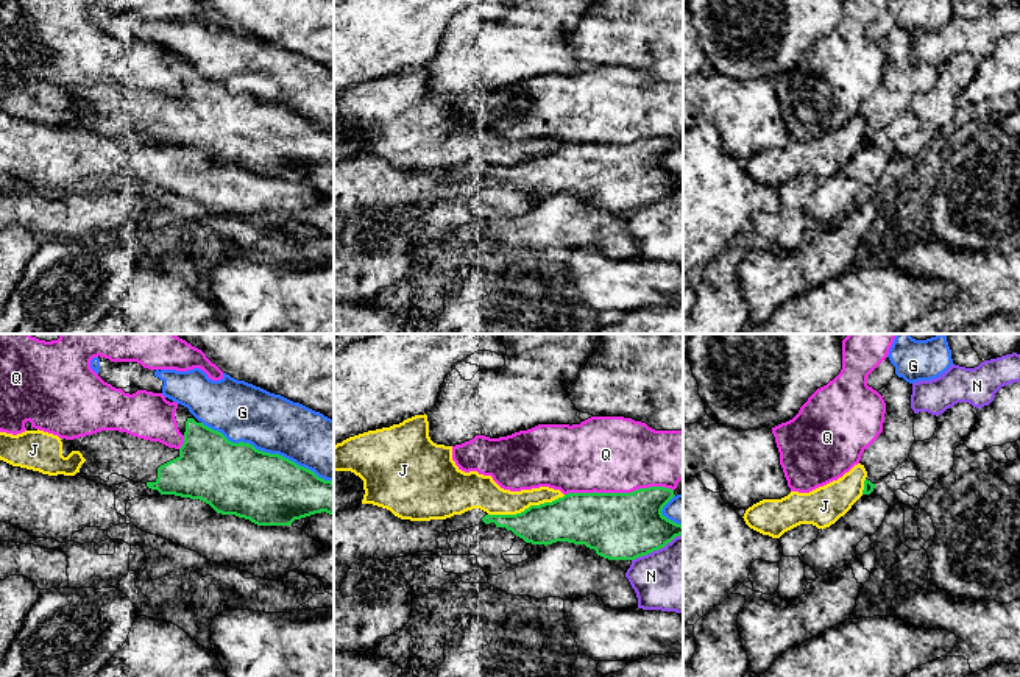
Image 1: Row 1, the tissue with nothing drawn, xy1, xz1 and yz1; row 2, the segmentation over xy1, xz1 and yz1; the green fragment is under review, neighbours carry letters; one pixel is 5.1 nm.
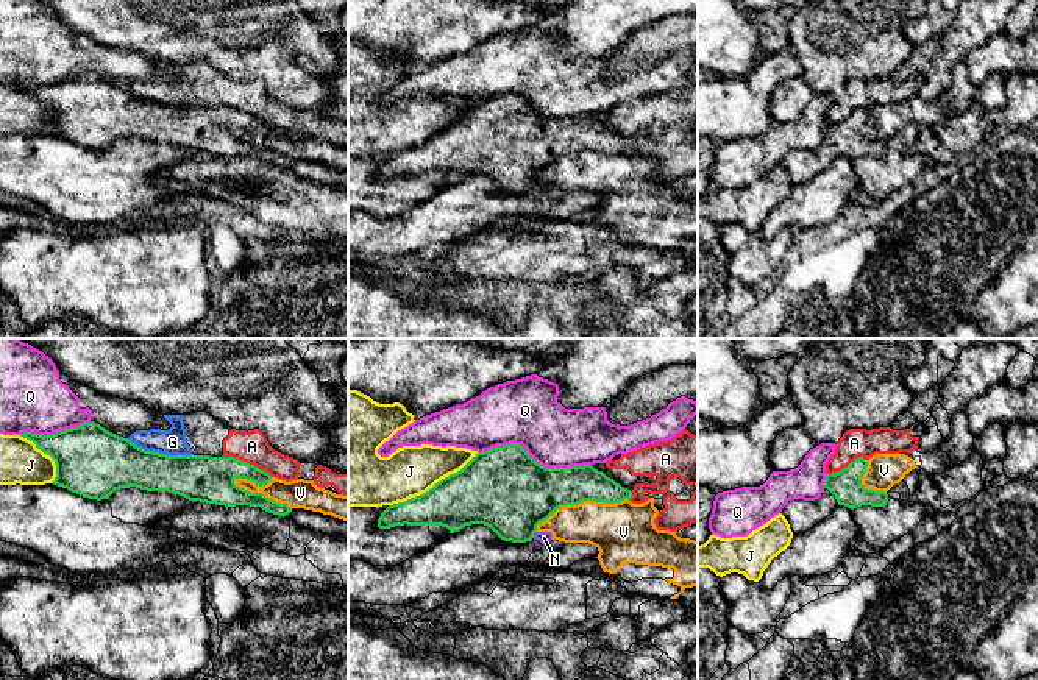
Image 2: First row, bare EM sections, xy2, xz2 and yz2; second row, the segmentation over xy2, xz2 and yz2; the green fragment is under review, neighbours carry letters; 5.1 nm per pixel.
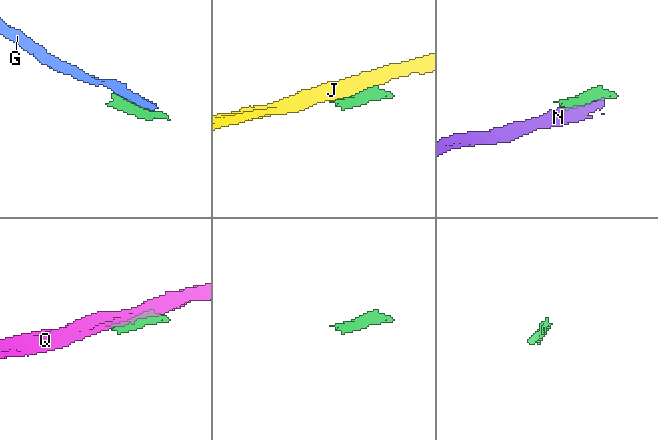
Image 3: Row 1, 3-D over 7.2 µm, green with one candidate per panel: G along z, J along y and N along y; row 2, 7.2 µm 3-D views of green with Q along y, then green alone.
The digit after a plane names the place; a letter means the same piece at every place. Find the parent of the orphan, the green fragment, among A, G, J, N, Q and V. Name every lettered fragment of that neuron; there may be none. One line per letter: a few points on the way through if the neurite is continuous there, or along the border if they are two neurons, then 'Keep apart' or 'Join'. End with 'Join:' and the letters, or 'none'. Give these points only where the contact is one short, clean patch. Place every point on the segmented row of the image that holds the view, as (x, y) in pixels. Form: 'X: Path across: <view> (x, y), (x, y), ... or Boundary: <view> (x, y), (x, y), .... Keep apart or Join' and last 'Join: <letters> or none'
A: Boundary: xy2 (222, 456), (253, 463), (272, 476). Keep apart
G: Keep apart
J: Keep apart
N: Keep apart
Q: Keep apart
V: Keep apart
Join: none

